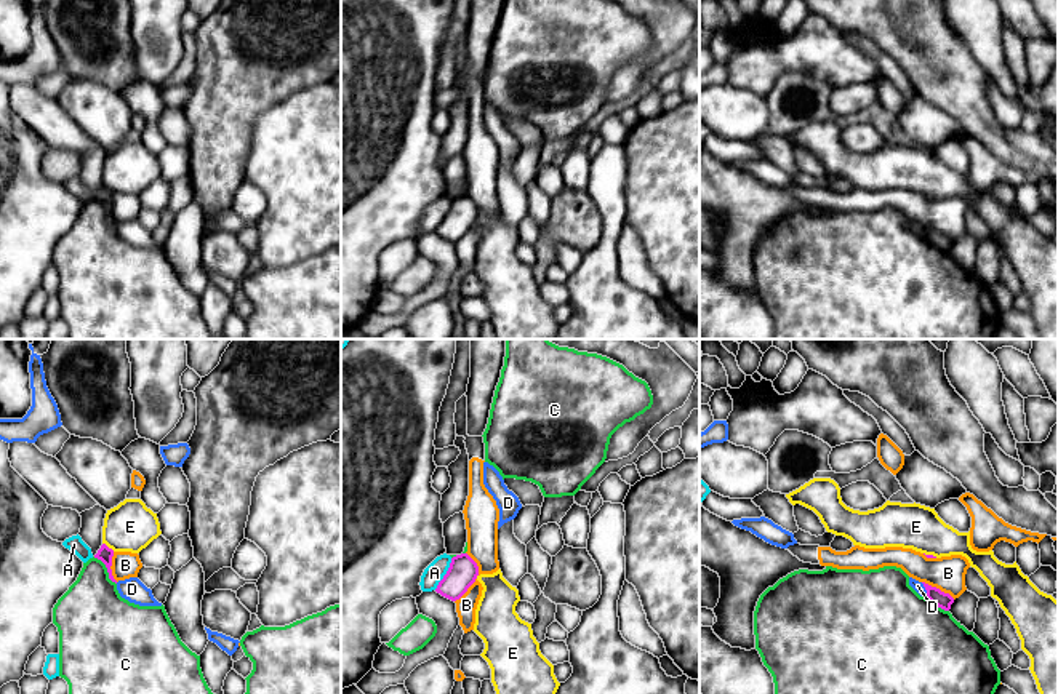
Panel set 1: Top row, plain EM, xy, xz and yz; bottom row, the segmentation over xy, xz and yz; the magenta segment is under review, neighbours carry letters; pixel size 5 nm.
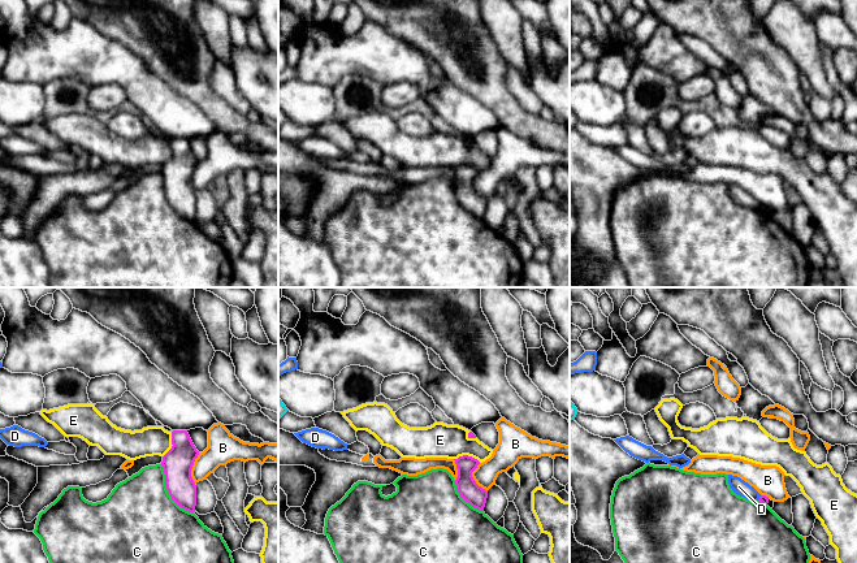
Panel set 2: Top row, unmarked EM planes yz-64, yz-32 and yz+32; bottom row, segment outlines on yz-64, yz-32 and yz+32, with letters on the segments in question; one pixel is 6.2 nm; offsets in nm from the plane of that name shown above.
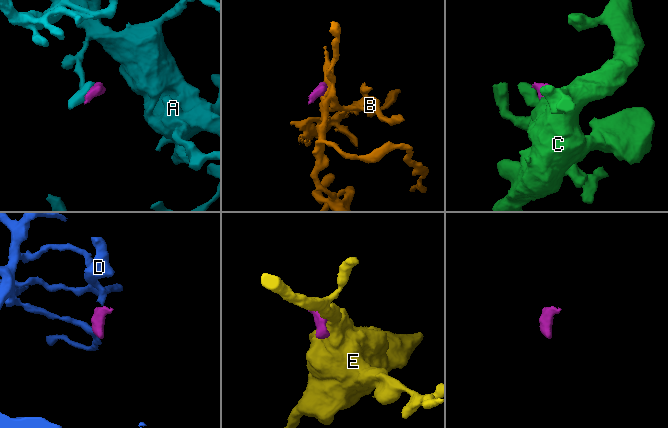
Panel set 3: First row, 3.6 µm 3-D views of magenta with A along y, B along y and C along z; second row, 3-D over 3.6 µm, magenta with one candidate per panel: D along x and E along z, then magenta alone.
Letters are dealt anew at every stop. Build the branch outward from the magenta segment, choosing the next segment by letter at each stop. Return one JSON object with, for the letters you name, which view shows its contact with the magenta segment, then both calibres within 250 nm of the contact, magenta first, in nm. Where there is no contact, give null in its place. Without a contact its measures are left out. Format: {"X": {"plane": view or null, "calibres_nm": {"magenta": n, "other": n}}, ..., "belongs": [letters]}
{"belongs": []}

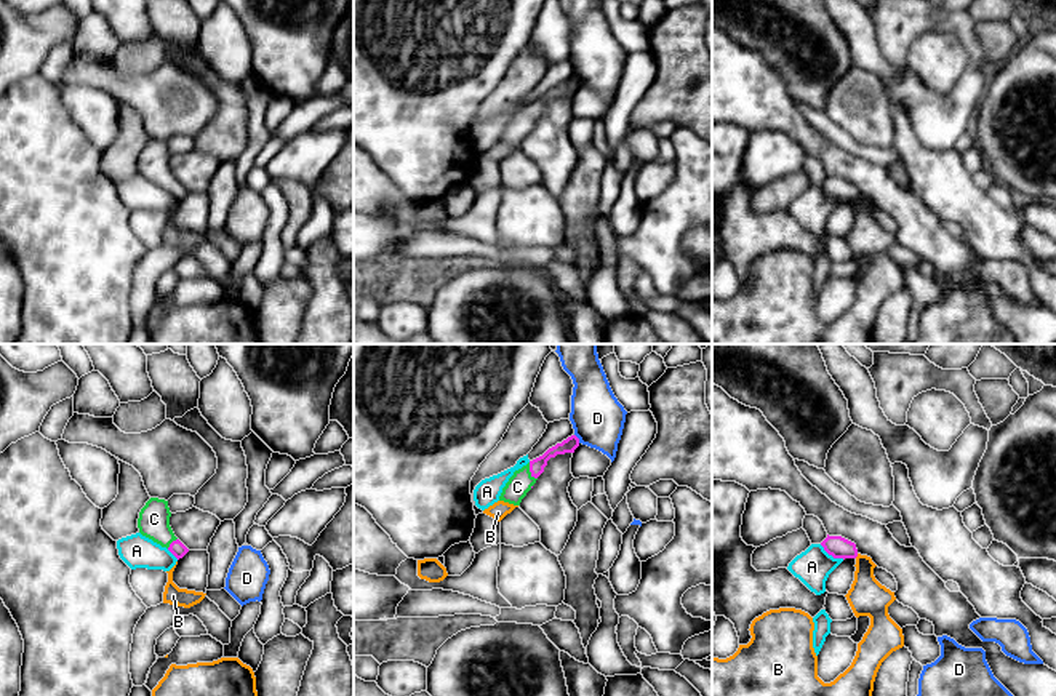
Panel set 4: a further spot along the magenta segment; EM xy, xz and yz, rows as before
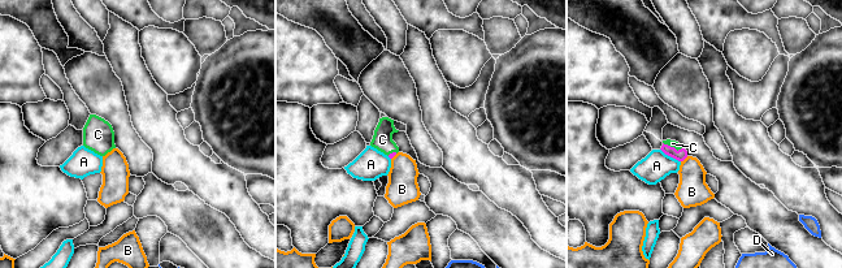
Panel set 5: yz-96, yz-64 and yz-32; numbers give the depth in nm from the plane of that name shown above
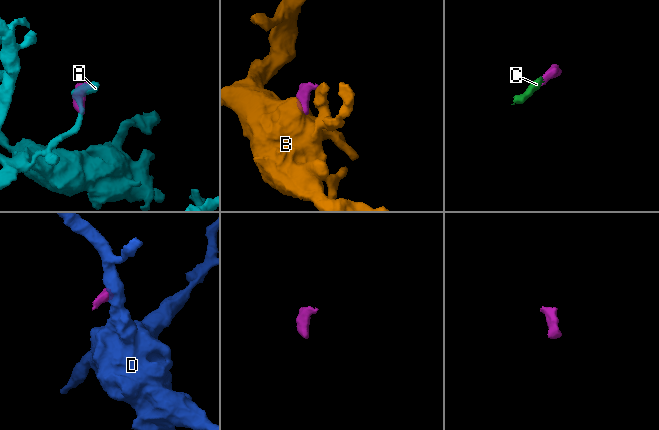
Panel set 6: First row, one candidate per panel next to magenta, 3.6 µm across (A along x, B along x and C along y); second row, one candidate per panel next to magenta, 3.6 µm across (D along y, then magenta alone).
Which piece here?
{"C": {"plane": "xz", "calibres_nm": {"magenta": 80, "other": 120}}, "belongs": ["C"]}

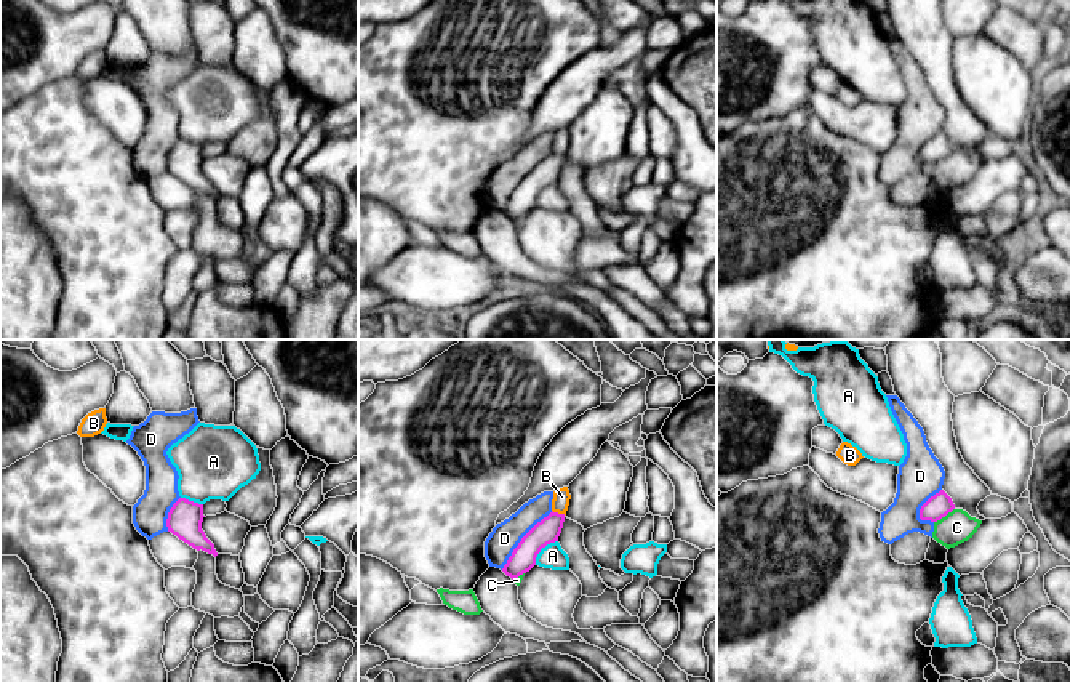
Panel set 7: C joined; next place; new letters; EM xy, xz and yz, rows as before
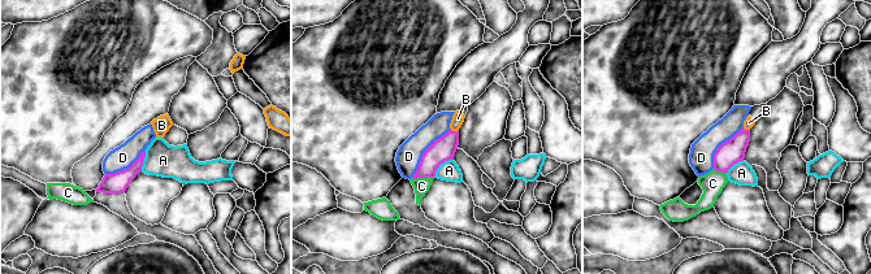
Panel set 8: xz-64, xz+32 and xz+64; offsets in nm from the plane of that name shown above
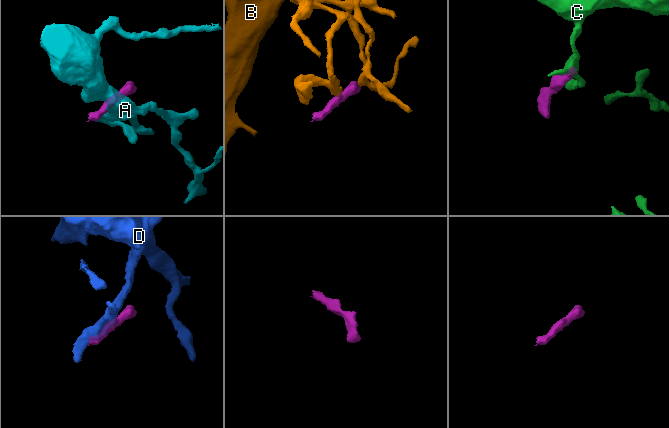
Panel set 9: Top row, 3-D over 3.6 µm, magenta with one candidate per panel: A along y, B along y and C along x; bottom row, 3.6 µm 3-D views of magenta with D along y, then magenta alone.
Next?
{"belongs": []}

